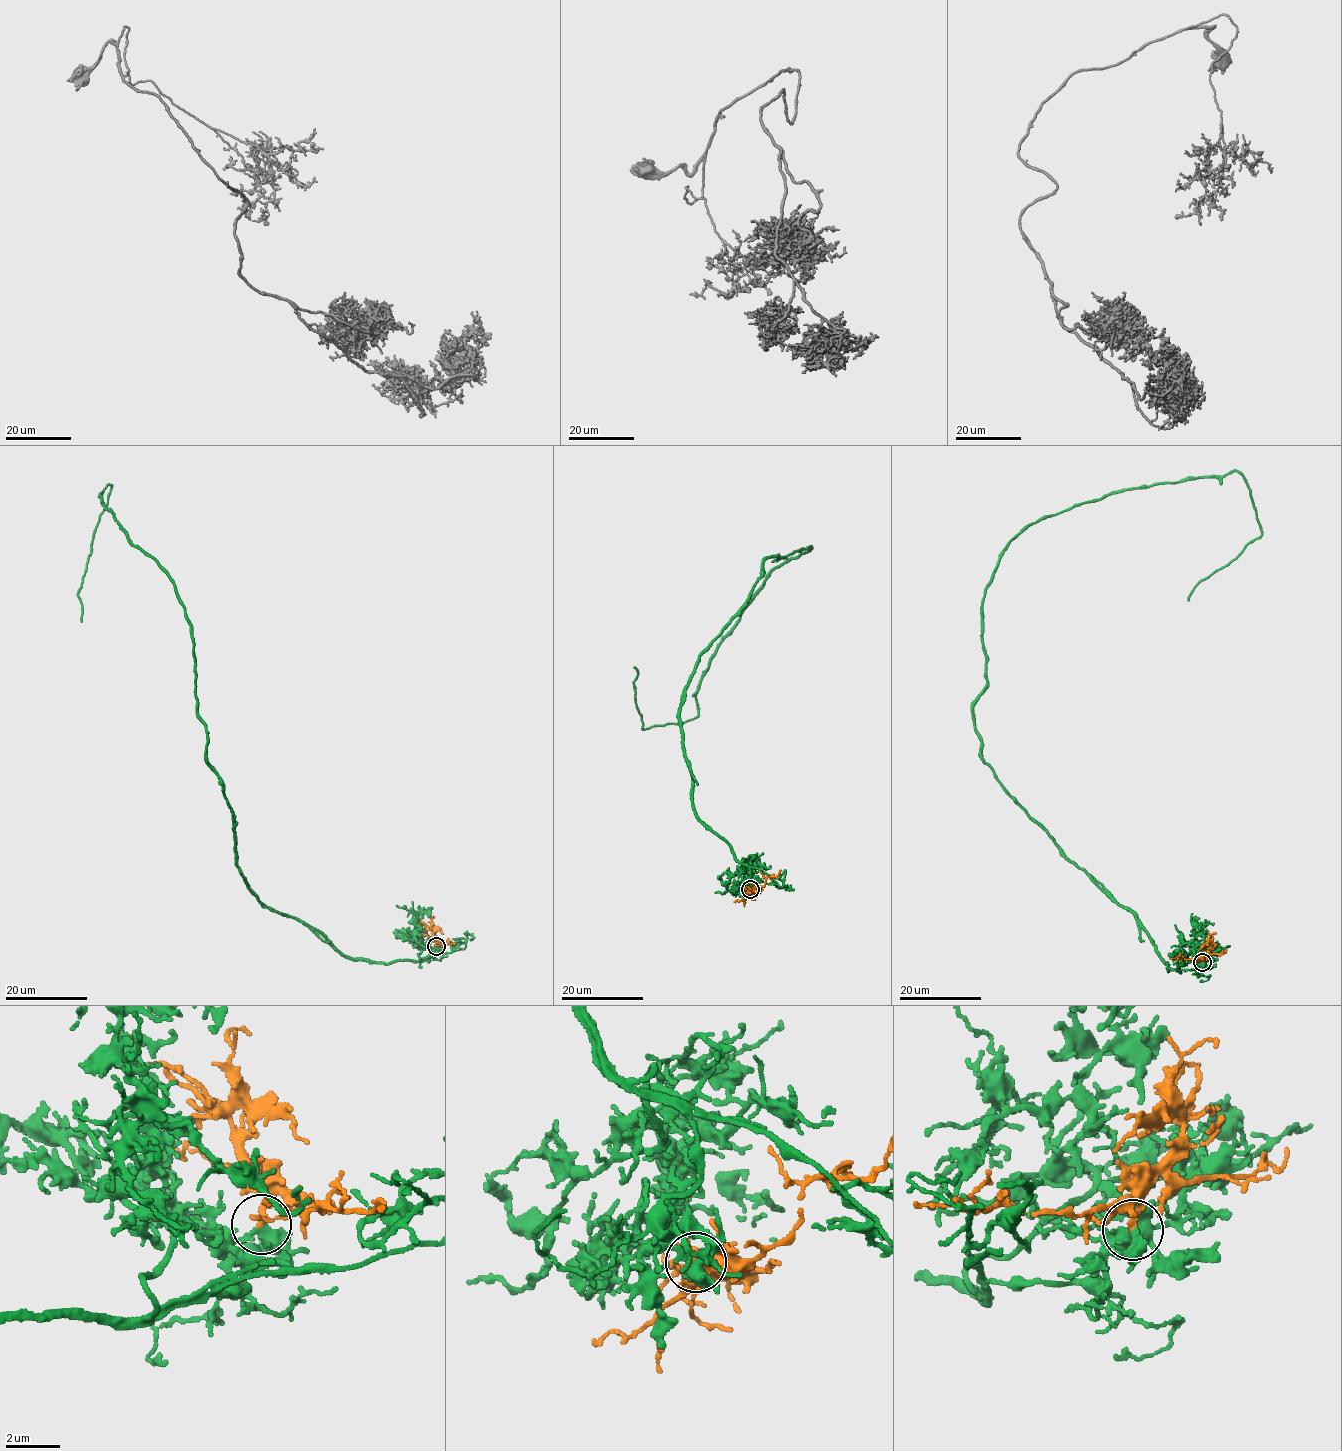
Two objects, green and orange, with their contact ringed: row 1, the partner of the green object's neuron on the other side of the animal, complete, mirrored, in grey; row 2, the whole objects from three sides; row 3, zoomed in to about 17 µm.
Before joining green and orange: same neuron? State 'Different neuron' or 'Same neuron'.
Same neuron

